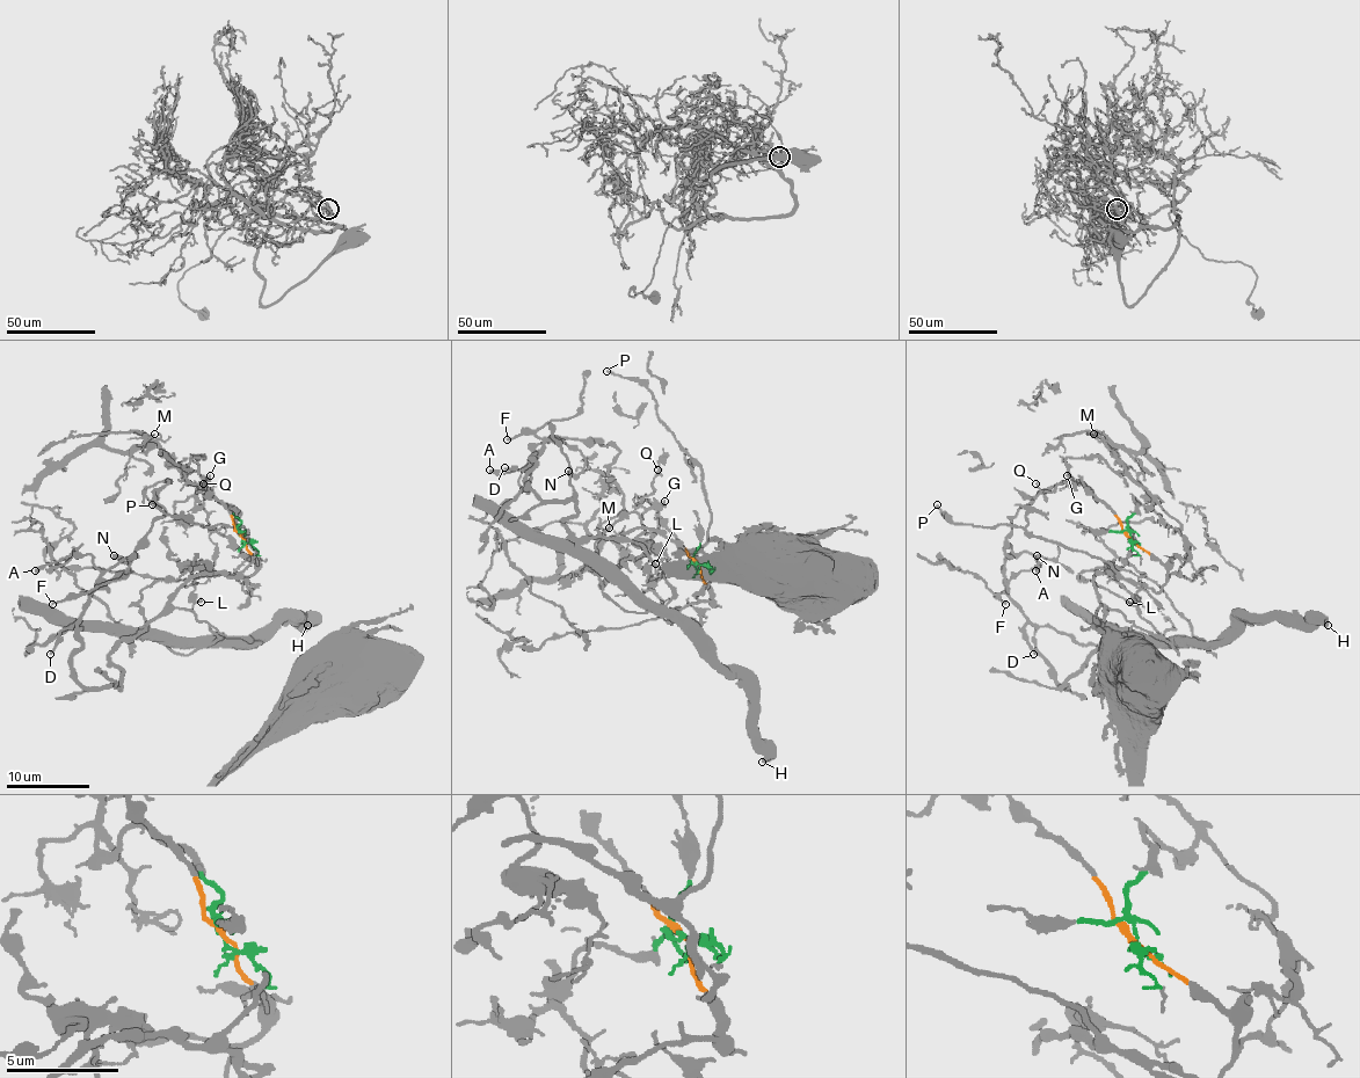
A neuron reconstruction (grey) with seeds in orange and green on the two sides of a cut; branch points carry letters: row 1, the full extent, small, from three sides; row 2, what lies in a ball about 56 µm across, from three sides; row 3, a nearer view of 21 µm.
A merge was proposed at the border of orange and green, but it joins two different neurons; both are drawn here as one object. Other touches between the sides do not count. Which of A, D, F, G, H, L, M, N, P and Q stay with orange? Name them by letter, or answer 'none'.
A, D, F, H, L, N, P

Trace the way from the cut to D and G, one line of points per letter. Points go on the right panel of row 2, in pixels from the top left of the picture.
D: (1131, 537), (1168, 569), (1157, 592), (1095, 575), (1104, 640), (1067, 686), (1028, 643), (1028, 623), (1033, 654)
G: (1131, 537), (1132, 500), (1149, 505), (1153, 497), (1097, 456), (1068, 458), (1075, 485), (1067, 474)

